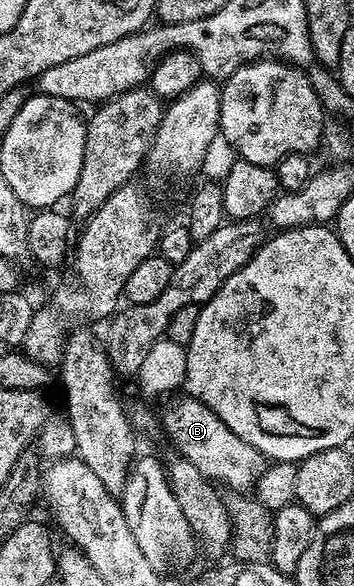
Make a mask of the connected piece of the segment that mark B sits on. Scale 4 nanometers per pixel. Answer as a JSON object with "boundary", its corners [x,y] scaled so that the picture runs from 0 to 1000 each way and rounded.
{"boundary":[[[537,677],[494,681],[472,695],[472,703],[458,703],[455,729],[472,734],[472,749],[486,756],[503,775],[520,776],[579,816],[593,817],[610,828],[633,824],[641,834],[664,841],[698,841],[718,833],[720,824],[737,814],[737,807],[760,795],[754,778],[740,776],[703,753],[681,753],[602,698],[590,698],[568,684]]]}

